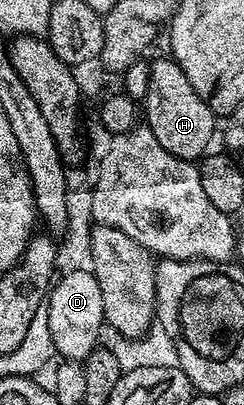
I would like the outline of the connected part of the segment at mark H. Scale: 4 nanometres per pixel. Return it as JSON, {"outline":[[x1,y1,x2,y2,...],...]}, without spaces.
{"outline":[[173,58,153,61,150,67,150,81,144,99,144,120,150,132,156,134,156,142,168,150,168,154,176,154,181,160,197,161,211,147,214,140,214,120,216,114,208,106,196,90,192,90,192,82,188,82,188,74,180,70]]}

